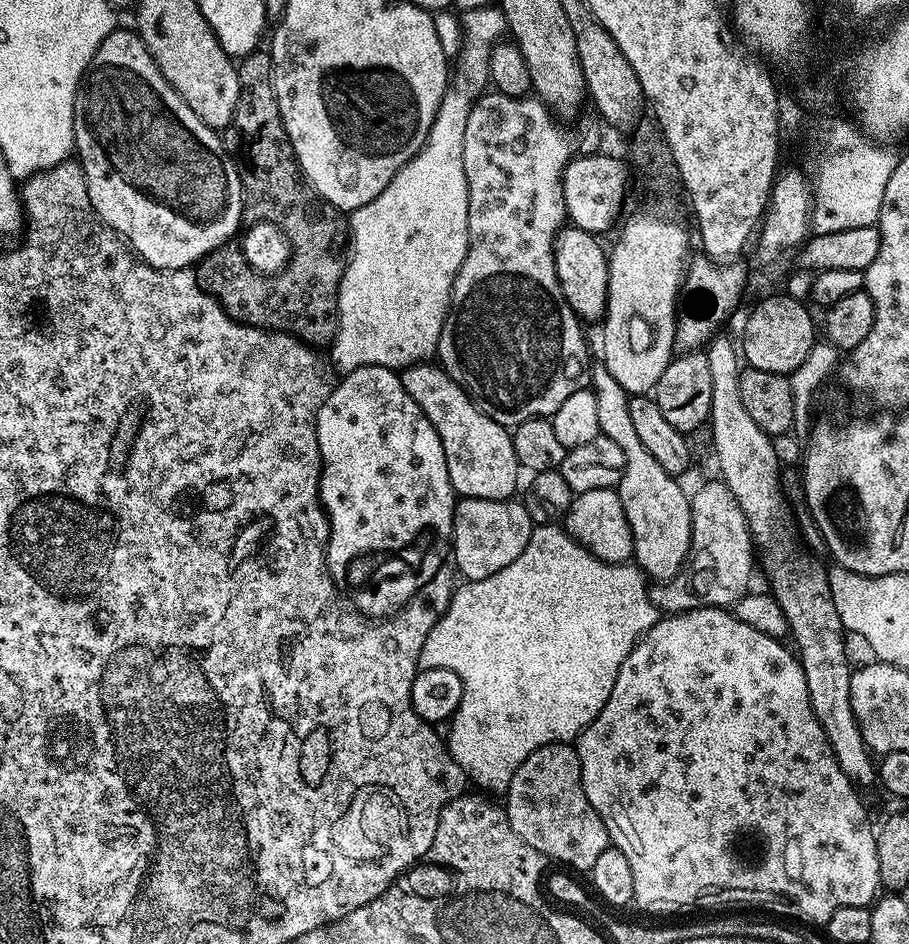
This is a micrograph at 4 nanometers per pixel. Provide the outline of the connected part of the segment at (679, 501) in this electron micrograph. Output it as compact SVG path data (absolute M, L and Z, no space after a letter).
M603 361L590 366L590 386L598 402L598 424L601 435L622 447L626 455L623 476L617 484L628 525L631 528L635 563L652 582L667 582L682 569L692 543L692 505L675 477L669 475L658 460L640 442L629 410L629 393L618 383Z

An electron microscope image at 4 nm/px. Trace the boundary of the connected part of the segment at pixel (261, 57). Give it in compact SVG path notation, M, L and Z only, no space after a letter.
M257 50L250 53L249 56L243 57L239 61L238 71L240 73L240 93L238 94L238 106L234 110L234 118L232 119L231 127L236 128L236 152L234 148L234 159L236 161L236 169L240 175L240 181L244 187L245 197L261 212L259 214L265 221L274 223L284 232L286 238L289 240L289 246L291 248L291 260L288 262L286 268L283 271L277 272L276 275L264 275L260 272L256 272L252 269L244 257L241 249L234 246L225 246L222 248L215 248L208 255L203 256L200 261L195 265L194 271L196 274L196 281L199 286L206 286L206 292L209 290L216 290L216 292L222 292L224 300L221 305L227 310L230 316L235 317L236 320L243 324L252 324L256 328L267 328L269 330L275 330L278 332L290 332L293 335L299 336L302 340L309 342L314 346L331 345L332 341L336 339L336 325L338 323L338 313L336 311L336 303L340 297L340 280L344 277L344 266L346 263L346 249L350 244L350 224L346 219L345 213L340 209L334 207L329 200L322 198L316 193L315 188L308 183L308 179L305 178L304 173L300 171L300 163L296 160L296 155L292 149L292 143L288 140L288 135L284 129L284 119L280 113L280 107L278 106L278 98L276 97L276 91L272 85L272 53L268 50Z

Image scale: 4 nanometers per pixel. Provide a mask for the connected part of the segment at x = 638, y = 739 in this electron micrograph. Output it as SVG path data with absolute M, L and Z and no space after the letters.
M695 608L689 612L665 615L636 643L634 650L630 650L626 662L622 662L622 670L618 670L618 682L614 682L614 690L610 690L606 706L602 706L594 722L590 722L590 726L580 733L575 749L580 755L586 798L590 798L590 806L598 810L609 841L622 850L622 854L626 854L626 862L630 862L630 874L634 874L632 898L635 907L640 907L642 911L672 912L675 908L688 908L694 904L700 888L724 884L730 894L770 891L785 896L814 923L824 926L834 910L842 906L867 908L877 899L882 885L878 874L874 824L872 828L868 812L860 801L861 793L842 766L838 766L832 744L812 713L804 667L791 647L783 648L780 644L783 643L777 637L754 630L754 626L742 622L723 608Z

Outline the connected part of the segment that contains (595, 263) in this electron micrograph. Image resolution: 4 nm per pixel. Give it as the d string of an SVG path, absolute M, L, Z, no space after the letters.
M565 226L556 234L554 266L562 294L581 321L599 321L608 307L608 252L595 235L575 226Z

